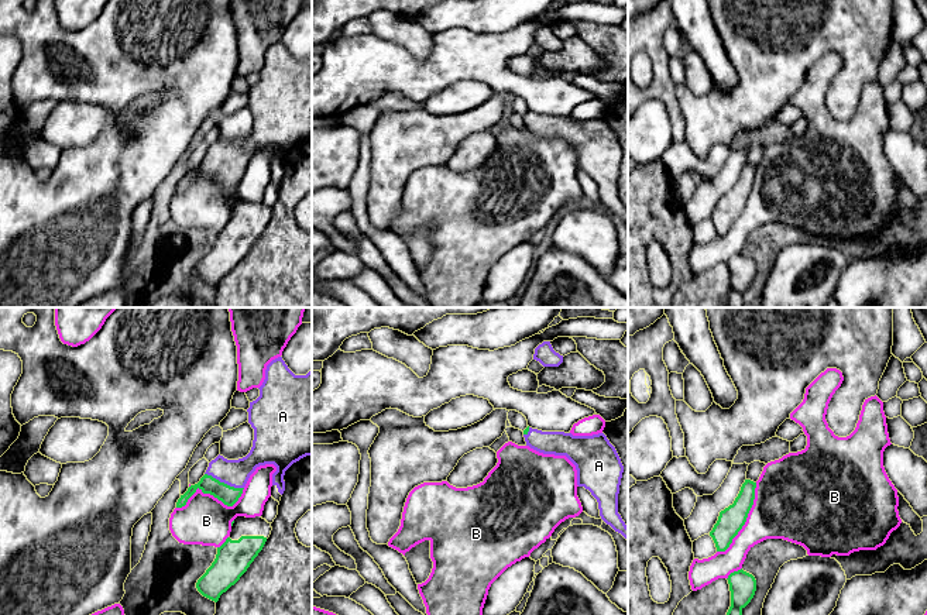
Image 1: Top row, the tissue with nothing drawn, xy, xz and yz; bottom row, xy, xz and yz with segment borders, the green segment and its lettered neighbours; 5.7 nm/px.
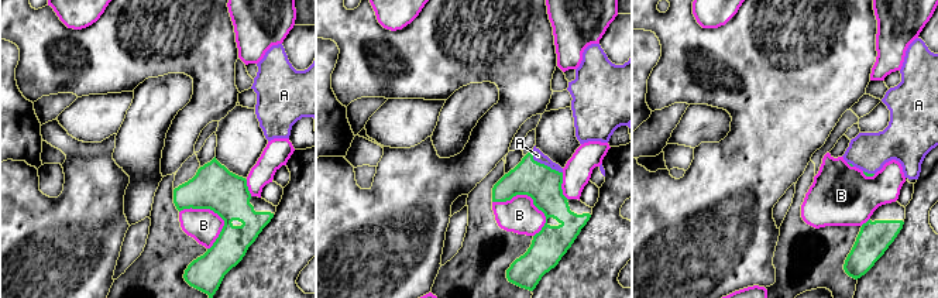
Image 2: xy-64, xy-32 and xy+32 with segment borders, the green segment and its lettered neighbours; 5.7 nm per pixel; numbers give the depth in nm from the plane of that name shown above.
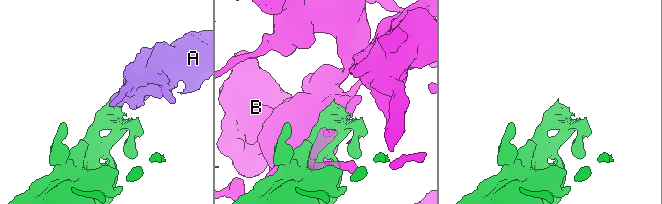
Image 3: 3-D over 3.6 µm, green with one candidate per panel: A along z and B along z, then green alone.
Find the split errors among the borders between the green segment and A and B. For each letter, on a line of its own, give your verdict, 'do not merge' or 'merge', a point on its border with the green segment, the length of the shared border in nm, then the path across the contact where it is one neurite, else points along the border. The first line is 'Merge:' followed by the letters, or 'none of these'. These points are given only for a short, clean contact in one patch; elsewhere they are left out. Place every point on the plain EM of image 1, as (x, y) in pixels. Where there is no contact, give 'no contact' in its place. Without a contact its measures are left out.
Merge: A
A: merge; contact xy (223, 167); length 240 nm; way xy (229, 179), (229, 174), (223, 167), (234, 157)
B: do not merge; contact xy (210, 178); length 400 nm

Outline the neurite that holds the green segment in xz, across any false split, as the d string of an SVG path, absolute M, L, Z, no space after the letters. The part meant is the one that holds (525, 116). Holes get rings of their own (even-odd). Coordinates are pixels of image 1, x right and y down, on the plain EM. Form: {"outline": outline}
{"outline": "M528 110L523 121L526 130L539 137L566 140L576 150L577 169L588 173L597 183L601 203L628 224L628 210L618 197L624 150L604 117L573 120Z"}

